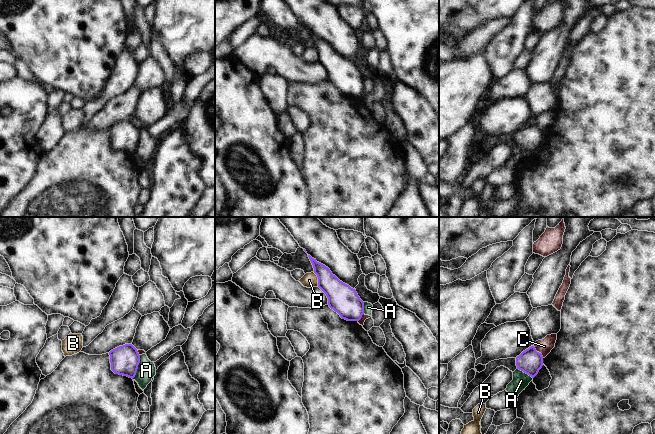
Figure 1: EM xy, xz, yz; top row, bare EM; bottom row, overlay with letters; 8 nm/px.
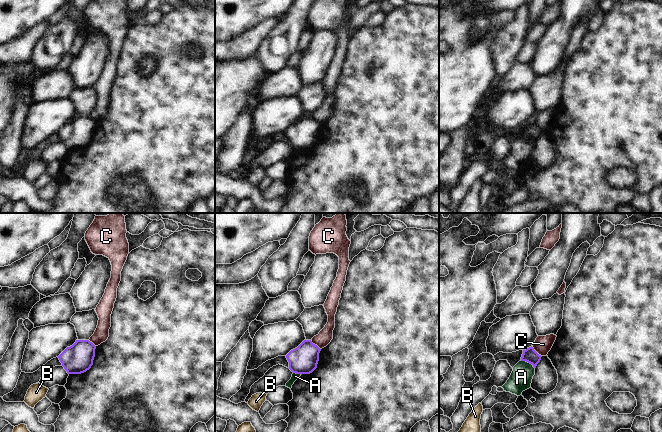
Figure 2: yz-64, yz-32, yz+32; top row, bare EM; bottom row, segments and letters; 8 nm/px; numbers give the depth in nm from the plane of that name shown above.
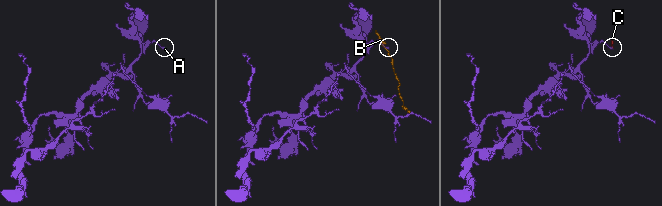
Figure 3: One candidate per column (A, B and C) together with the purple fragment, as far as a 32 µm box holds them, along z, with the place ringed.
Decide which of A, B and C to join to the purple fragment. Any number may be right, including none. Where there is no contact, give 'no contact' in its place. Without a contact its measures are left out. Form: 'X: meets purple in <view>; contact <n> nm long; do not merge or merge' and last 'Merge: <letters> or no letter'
A: meets purple in xy; contact 200 nm long; do not merge
B: meets purple in xz; contact 130 nm long; do not merge
C: meets purple in yz; contact 130 nm long; do not merge
Merge: no letter

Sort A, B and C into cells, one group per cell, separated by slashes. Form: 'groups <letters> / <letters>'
groups A C / B

